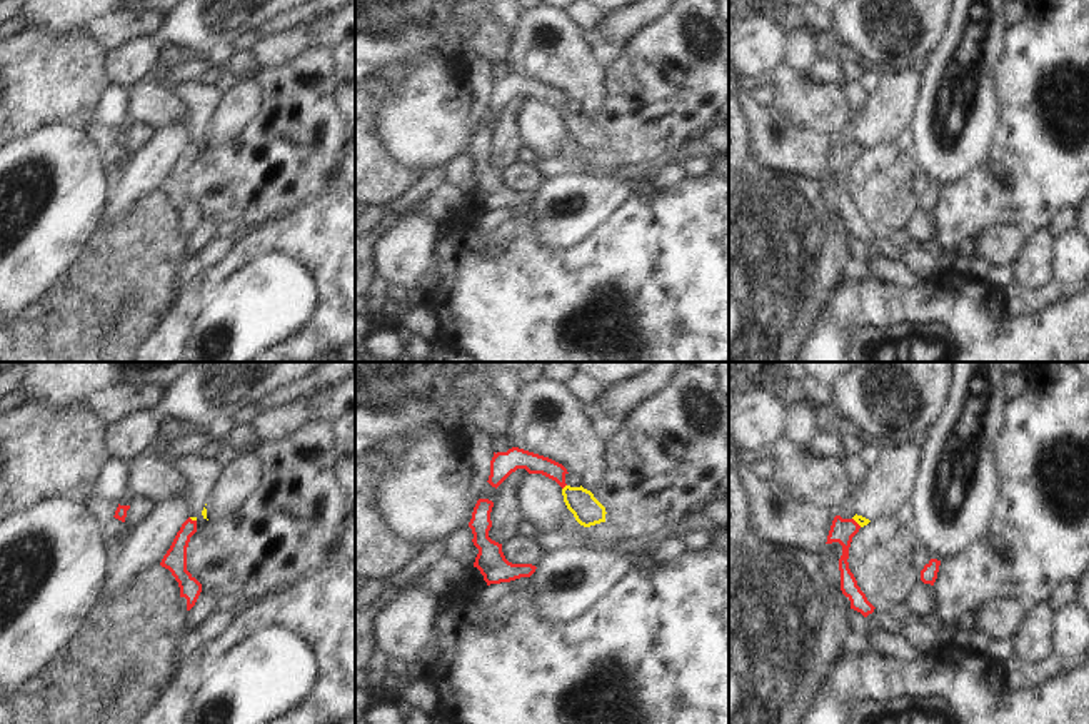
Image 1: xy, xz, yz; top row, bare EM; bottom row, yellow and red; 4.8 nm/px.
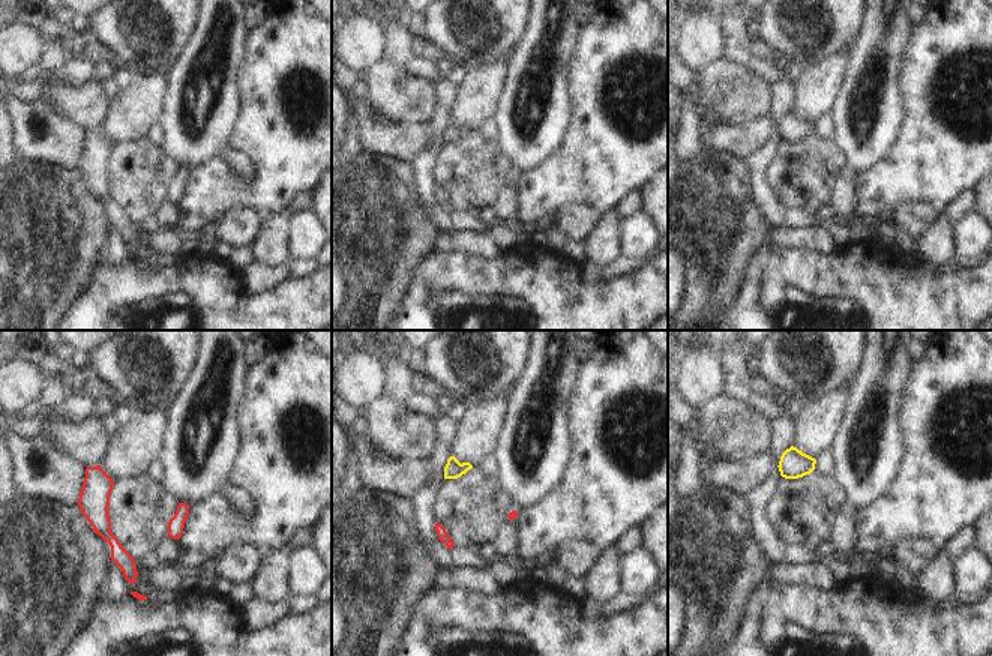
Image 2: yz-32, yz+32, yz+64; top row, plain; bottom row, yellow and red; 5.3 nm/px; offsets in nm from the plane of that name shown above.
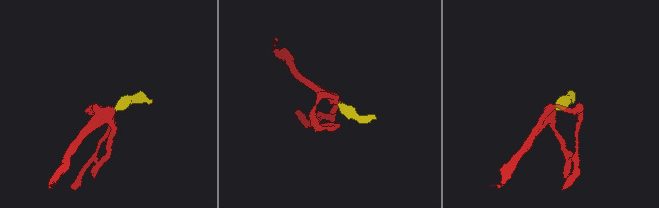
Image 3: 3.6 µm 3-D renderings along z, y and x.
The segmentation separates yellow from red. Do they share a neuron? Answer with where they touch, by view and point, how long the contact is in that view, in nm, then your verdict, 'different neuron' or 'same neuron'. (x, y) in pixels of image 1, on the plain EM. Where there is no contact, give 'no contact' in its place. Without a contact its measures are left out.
xz (564, 114) | 40 nm | same neuron

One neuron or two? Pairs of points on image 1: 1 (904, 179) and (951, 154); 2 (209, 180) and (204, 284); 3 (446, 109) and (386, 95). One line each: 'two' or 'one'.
1: two
2: two
3: two

